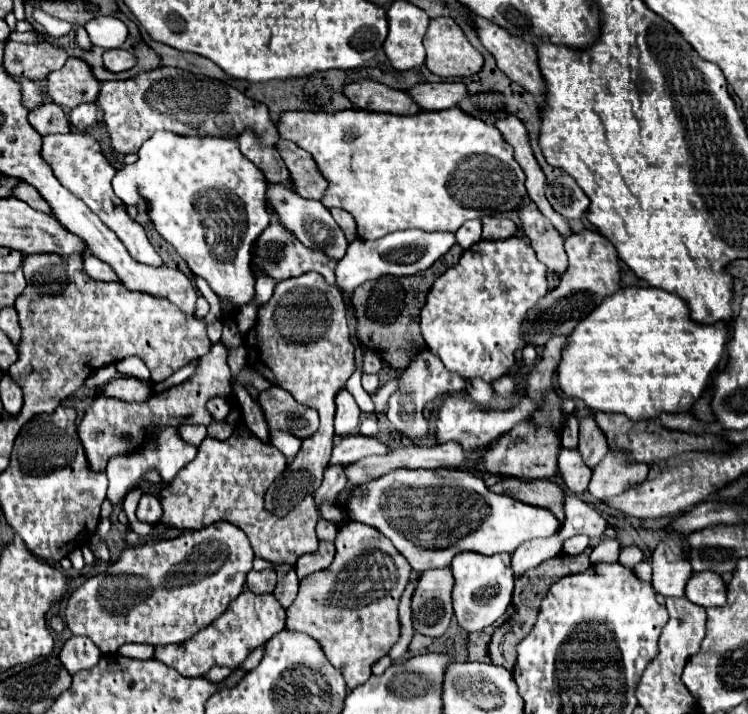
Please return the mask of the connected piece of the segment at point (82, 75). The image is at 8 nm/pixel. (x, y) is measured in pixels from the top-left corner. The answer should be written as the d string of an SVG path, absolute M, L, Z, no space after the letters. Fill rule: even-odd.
M68 59L58 71L46 77L46 97L62 109L74 109L82 103L94 103L100 83L82 59Z

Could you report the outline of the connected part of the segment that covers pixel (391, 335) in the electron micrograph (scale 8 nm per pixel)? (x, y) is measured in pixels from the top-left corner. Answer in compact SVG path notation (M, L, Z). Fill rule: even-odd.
M438 259L430 269L408 275L408 277L394 277L386 275L376 281L366 281L354 291L354 307L358 313L358 331L360 343L366 343L372 349L380 349L382 357L398 371L404 371L410 361L416 357L416 353L424 347L424 339L420 335L420 311L426 303L428 289L432 287L434 279L444 273L446 263L444 259Z

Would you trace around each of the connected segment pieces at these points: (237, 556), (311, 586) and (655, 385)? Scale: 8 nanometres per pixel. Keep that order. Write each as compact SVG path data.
M220 521L204 529L186 531L176 539L146 541L134 547L126 547L120 559L108 567L106 573L88 577L78 589L74 589L66 603L66 625L74 635L84 635L104 653L116 653L124 643L146 645L180 645L218 619L228 605L244 591L246 575L252 571L254 551L244 531L236 525Z
M346 523L336 537L336 559L324 571L300 581L296 601L286 609L286 631L306 633L316 639L328 661L344 675L348 689L362 685L372 675L372 665L388 655L400 637L398 603L412 567L392 541L376 527Z
M624 287L608 297L592 315L588 315L570 335L570 343L562 353L558 367L558 385L568 397L582 399L590 409L604 413L622 413L632 421L660 421L662 413L688 413L704 395L712 369L724 355L730 329L724 321L716 325L696 323L684 299L664 289Z

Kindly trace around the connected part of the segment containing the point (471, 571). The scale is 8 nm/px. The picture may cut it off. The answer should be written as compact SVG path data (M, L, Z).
M474 551L460 553L452 559L452 573L456 579L454 587L454 615L458 619L458 625L466 631L482 631L484 627L490 627L496 619L500 619L510 601L512 601L512 589L514 589L514 575L510 569L510 555L480 555Z

